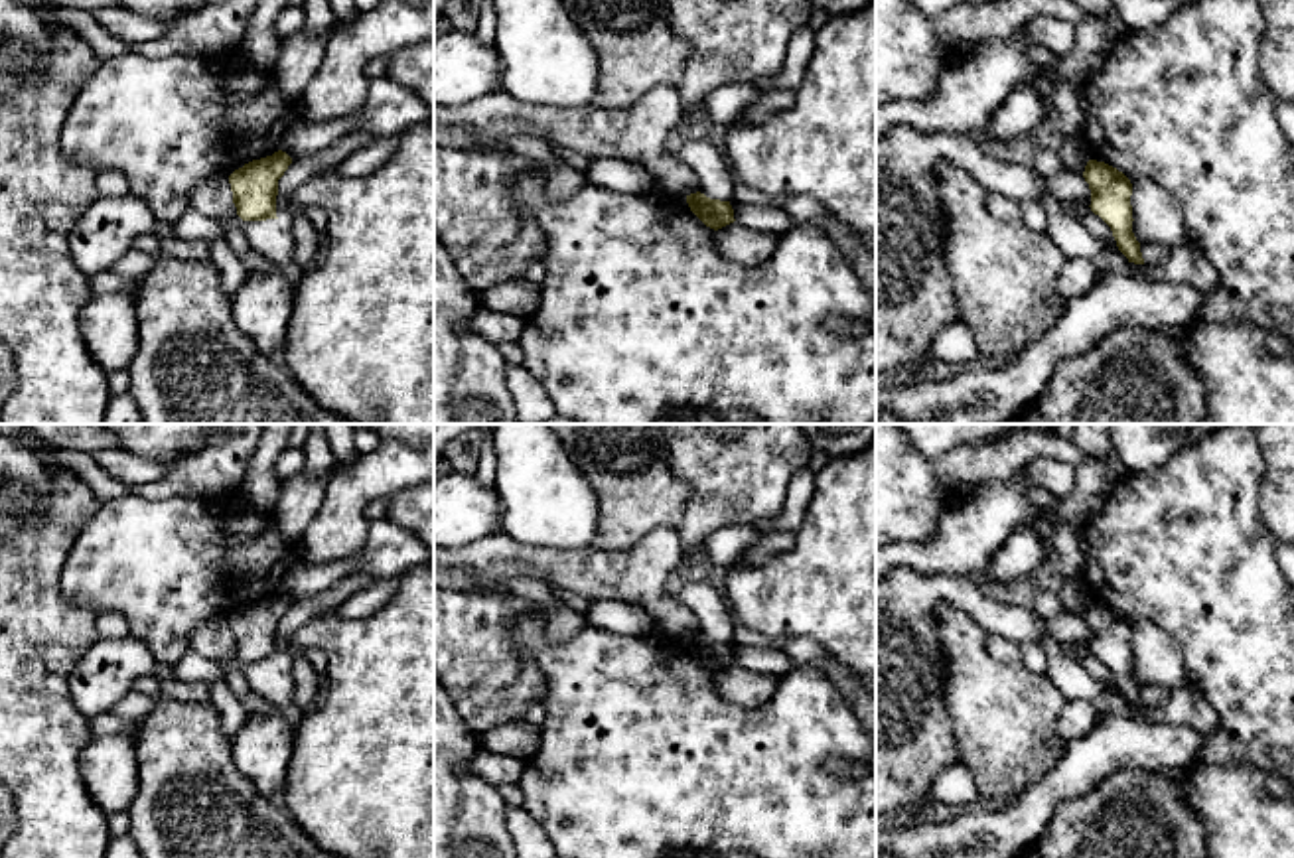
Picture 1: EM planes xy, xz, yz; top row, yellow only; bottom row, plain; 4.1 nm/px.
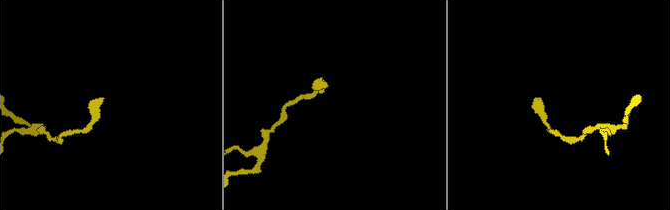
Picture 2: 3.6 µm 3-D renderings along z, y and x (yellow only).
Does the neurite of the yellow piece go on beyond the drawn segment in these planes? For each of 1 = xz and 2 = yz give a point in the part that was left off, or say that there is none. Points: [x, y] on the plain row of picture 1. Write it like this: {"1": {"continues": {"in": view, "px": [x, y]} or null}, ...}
{"1": {"continues": null}, "2": {"continues": null}}

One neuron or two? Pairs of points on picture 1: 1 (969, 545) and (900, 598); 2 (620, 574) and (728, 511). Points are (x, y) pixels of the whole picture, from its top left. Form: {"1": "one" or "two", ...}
{"1": "two", "2": "two"}

